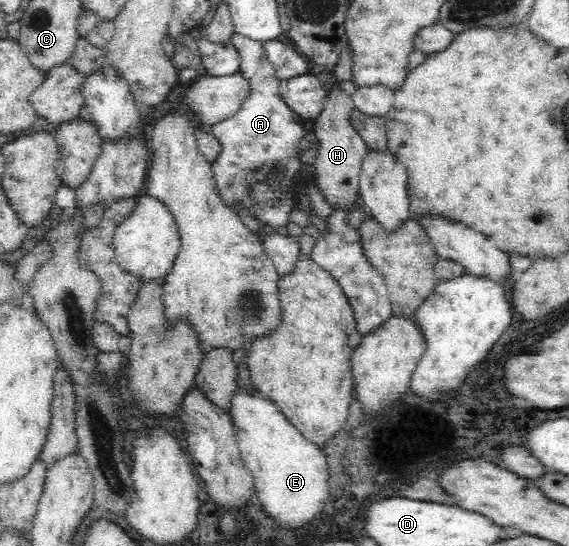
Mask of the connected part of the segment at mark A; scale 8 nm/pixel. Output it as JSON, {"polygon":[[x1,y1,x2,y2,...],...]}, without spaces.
{"polygon":[[236,33,232,35,231,42,239,51,241,57,239,71,249,81,251,92,232,117,227,117,211,127,212,135,215,135,221,143,220,155,211,164,217,190,226,204,232,206,234,203,239,203,248,207,257,220,267,223,270,227,282,227,284,230,289,223,288,211,294,207,296,200,284,197,273,207,258,206,254,203,252,195,252,187,256,185,256,181,248,177,254,177,254,171,258,175,262,167,267,167,268,173,284,169,282,176,278,177,280,181,294,179,296,183,300,183,298,181,302,166,300,157,310,143,307,139,310,132,297,121,295,113,281,98,278,88,280,79,275,76,274,67,262,50,262,43]]}

